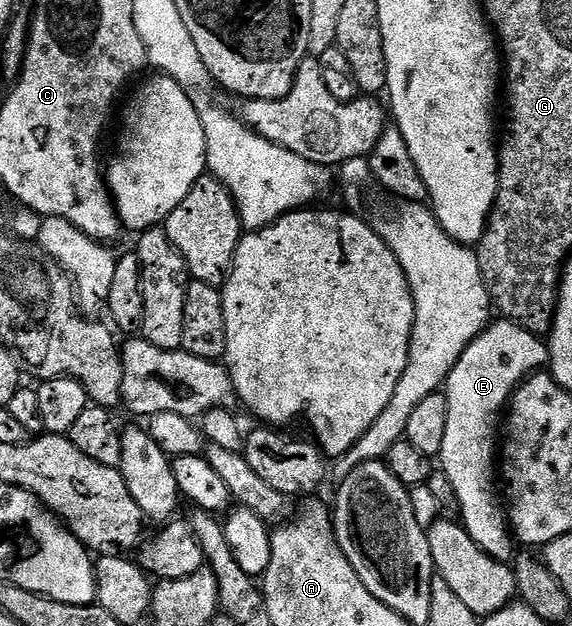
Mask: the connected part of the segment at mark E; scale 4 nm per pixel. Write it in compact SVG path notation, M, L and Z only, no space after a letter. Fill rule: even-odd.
M499 319L487 326L469 347L457 359L453 371L447 377L445 392L449 403L449 420L445 426L445 439L441 442L441 451L437 461L441 470L448 476L453 492L460 504L461 524L471 536L473 543L481 547L490 557L510 562L513 557L513 534L509 528L509 518L501 504L501 497L495 494L497 485L497 437L495 432L501 429L501 414L508 408L515 388L530 374L542 370L549 361L549 345L542 336L525 331L520 325L509 320Z

